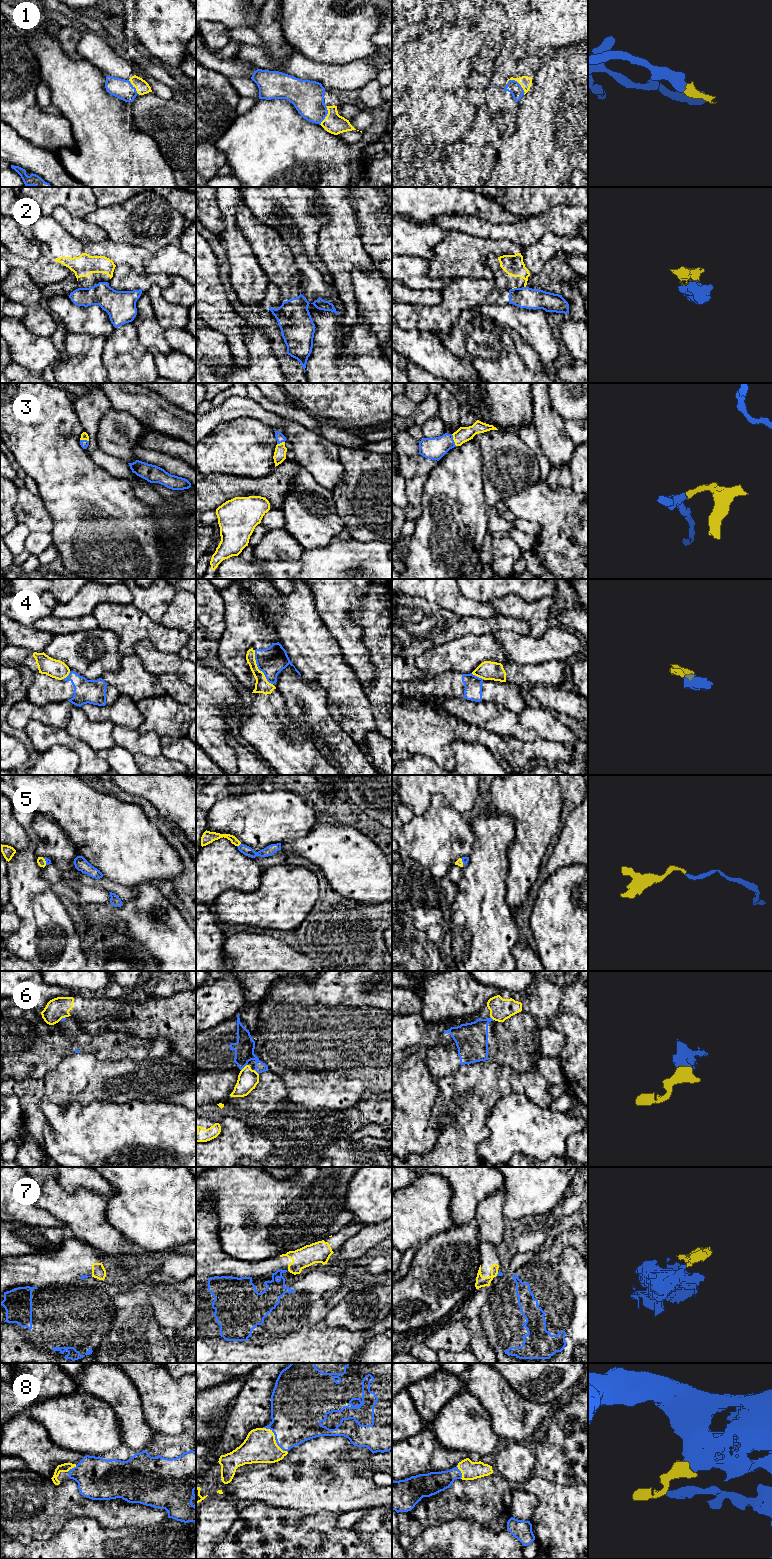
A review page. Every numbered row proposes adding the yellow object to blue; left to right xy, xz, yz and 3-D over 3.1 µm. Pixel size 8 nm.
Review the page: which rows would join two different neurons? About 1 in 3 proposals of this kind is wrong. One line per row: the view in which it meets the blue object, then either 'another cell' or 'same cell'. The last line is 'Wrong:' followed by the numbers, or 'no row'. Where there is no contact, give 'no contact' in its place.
1: meets blue in yz; same cell
2: meets blue in yz; another cell
3: meets blue in yz; same cell
4: meets blue in xz; another cell
5: meets blue in xz; same cell
6: meets blue in xz; another cell
7: meets blue in yz; another cell
8: meets blue in xz; same cell
Wrong: 2, 4, 6, 7

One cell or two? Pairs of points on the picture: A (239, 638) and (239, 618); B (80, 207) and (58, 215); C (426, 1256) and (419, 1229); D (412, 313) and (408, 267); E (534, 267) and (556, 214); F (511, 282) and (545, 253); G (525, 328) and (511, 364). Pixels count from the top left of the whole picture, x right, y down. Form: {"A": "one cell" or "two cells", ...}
{"A": "one cell", "B": "two cells", "C": "two cells", "D": "two cells", "E": "two cells", "F": "one cell", "G": "two cells"}

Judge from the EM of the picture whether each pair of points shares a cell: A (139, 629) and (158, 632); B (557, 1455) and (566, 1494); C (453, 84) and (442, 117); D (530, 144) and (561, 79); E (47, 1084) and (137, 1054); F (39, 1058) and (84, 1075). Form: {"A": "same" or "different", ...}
{"A": "same", "B": "different", "C": "different", "D": "same", "E": "different", "F": "different"}

